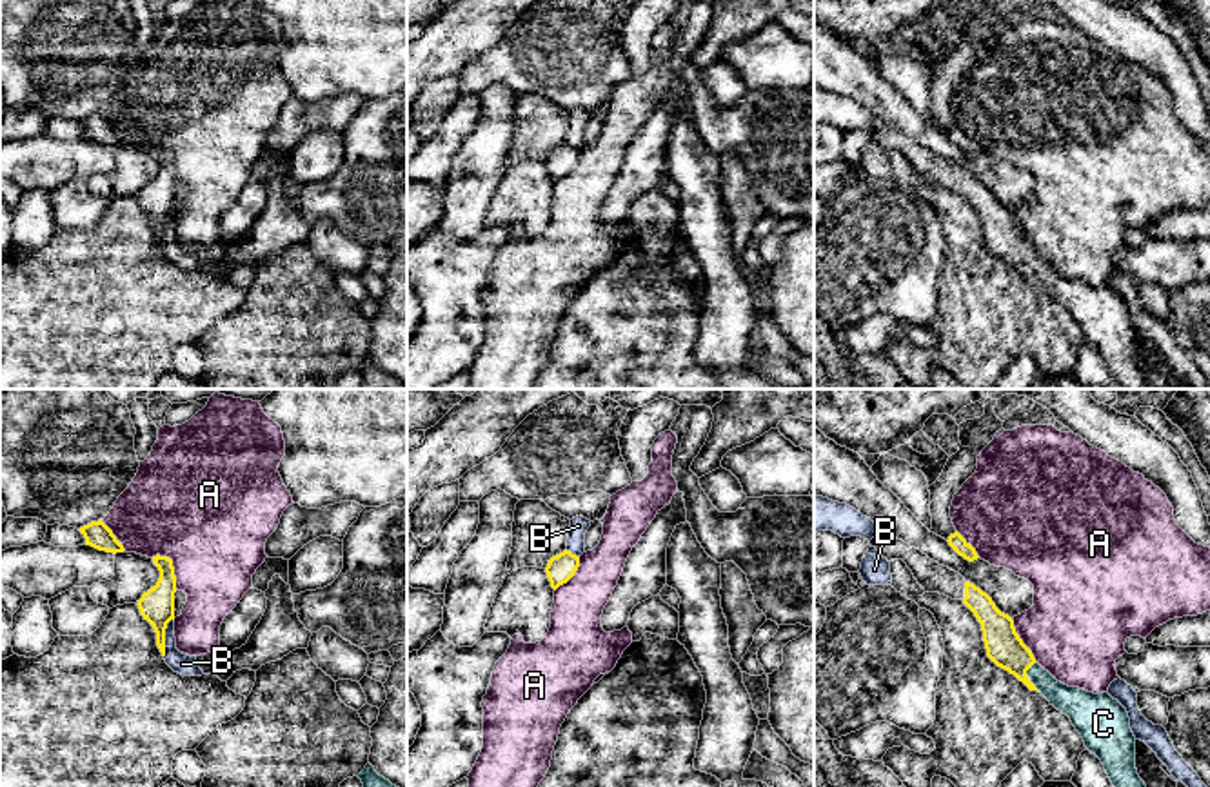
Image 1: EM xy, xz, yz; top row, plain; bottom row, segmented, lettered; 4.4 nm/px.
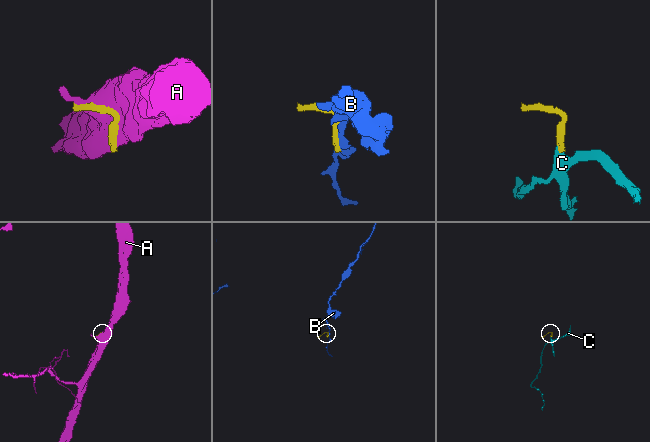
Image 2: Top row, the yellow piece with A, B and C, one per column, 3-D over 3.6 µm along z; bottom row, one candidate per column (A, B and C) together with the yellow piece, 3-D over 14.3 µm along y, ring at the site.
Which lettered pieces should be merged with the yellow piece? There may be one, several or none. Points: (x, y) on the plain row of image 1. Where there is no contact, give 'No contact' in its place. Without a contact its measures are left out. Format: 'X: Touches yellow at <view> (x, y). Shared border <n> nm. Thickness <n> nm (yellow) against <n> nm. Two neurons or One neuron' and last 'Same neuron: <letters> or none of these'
A: Touches yellow at xy (171, 159). Shared border 190 nm. Thickness 160 nm (yellow) against 460 nm. Two neurons
B: Touches yellow at xy (164, 231). Shared border 180 nm. Thickness 160 nm (yellow) against 90 nm. Two neurons
C: Touches yellow at yz (1027, 269). Shared border 140 nm. Thickness 160 nm (yellow) against 140 nm. One neuron
Same neuron: C

